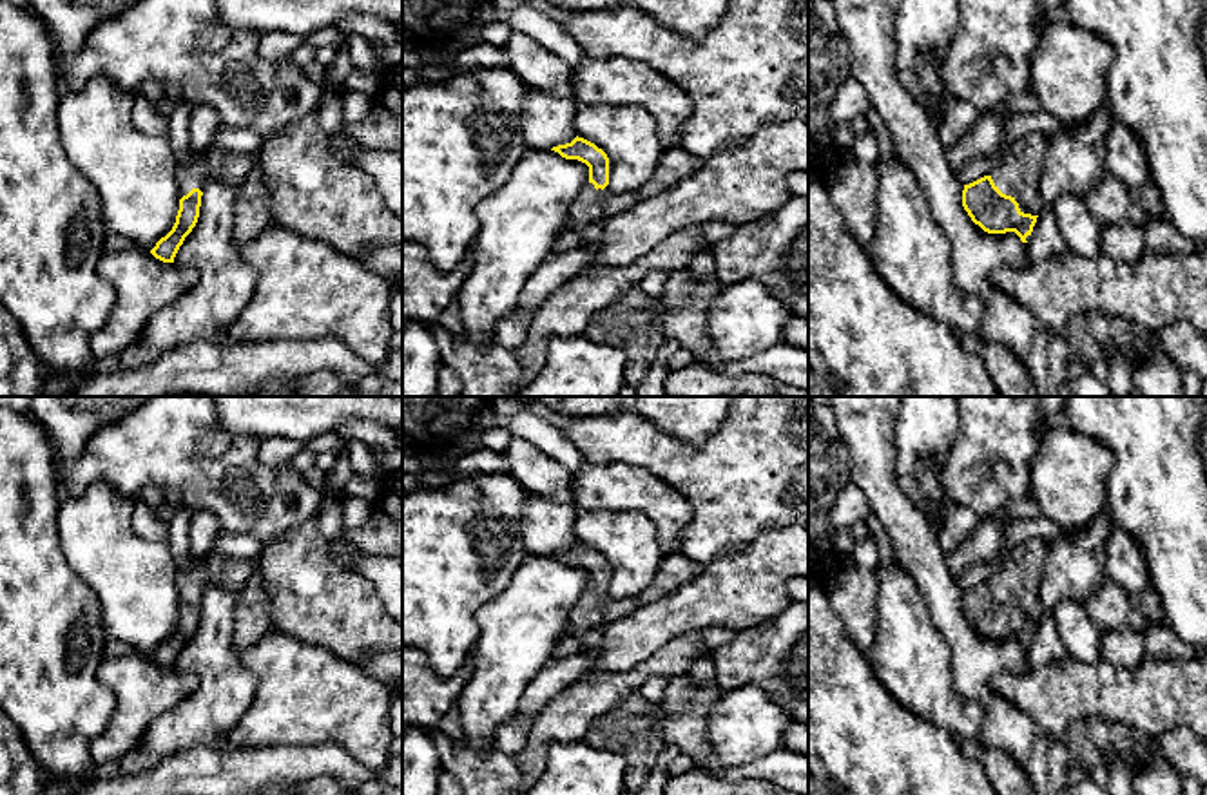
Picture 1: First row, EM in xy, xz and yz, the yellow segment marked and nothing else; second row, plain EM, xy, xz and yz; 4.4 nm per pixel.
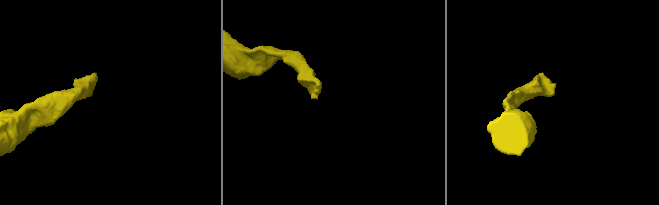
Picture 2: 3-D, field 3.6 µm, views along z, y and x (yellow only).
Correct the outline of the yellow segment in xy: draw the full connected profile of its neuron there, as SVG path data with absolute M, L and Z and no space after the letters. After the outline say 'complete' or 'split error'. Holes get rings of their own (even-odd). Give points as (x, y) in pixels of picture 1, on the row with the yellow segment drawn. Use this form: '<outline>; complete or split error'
M192 154L187 163L178 165L176 179L179 187L179 210L172 230L161 237L150 254L163 261L174 263L174 257L185 237L192 232L199 217L201 188L210 179L221 179L230 185L241 185L256 167L257 154L227 154L219 167L212 167L207 154Z; split error

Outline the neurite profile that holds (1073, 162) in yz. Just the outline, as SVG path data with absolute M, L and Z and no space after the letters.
M1104 105L1086 121L1048 138L1038 174L1042 210L1051 210L1064 194L1084 197L1100 183L1107 174L1107 134L1116 123L1109 105Z

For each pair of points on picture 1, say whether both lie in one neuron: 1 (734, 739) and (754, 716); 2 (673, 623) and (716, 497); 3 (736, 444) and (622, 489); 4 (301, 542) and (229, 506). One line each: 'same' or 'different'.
1: same
2: different
3: different
4: different

